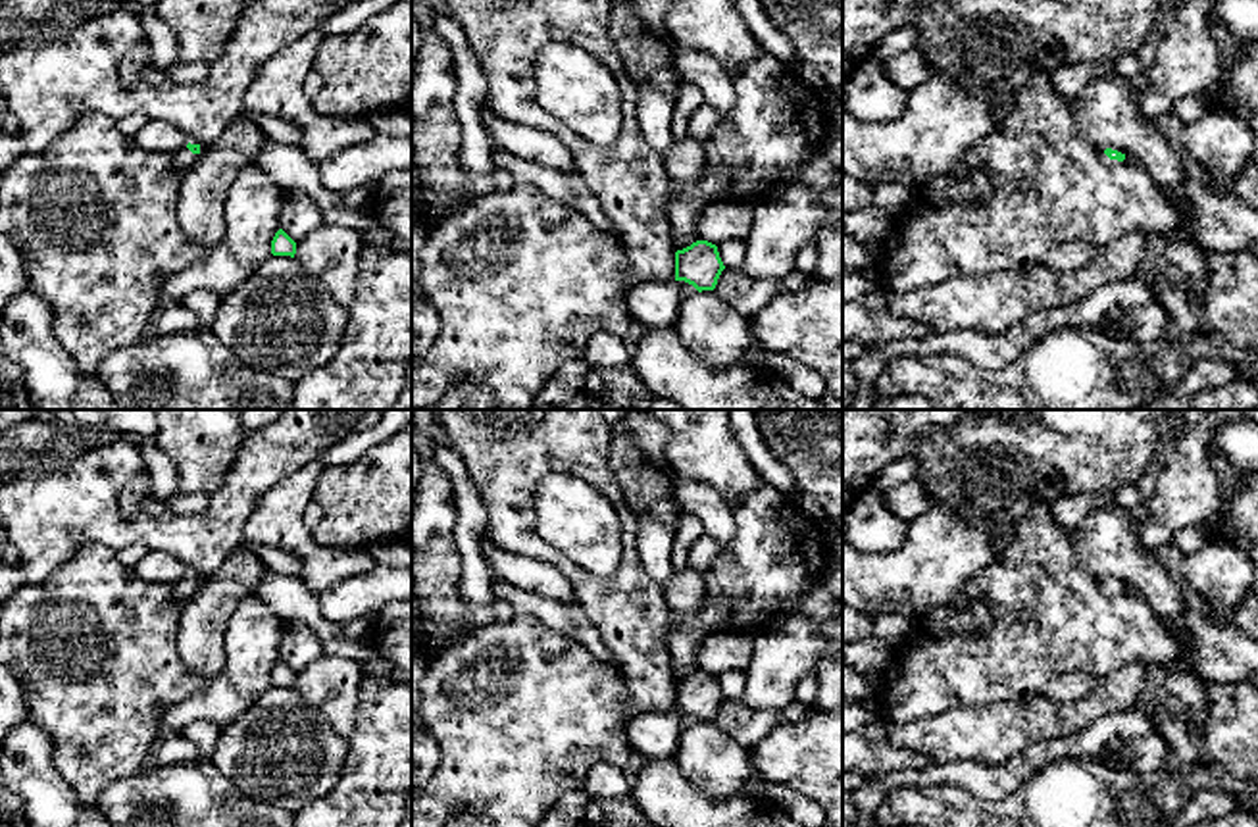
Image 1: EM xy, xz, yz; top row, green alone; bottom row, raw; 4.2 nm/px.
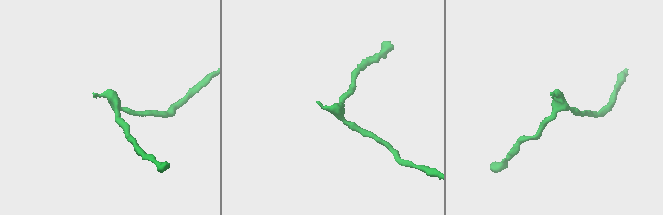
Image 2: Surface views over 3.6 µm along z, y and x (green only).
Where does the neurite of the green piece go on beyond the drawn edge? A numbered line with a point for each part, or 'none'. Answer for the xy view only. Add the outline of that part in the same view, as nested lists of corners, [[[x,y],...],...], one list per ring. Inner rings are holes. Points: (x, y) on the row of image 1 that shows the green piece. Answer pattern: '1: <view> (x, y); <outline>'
1: xy (183, 158); [[[183,146],[181,150],[177,150],[173,154],[173,167],[183,173],[194,162],[198,162],[198,158],[200,158],[200,154],[192,154],[187,146]]]

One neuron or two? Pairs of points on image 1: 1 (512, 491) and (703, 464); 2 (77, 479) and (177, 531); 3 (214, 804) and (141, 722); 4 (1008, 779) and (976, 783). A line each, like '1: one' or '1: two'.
1: two
2: one
3: two
4: one

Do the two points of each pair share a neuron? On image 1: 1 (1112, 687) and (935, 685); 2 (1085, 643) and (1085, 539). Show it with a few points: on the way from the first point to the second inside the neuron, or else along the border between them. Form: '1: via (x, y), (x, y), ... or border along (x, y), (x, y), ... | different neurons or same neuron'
1: border along (1041, 693), (1031, 699), (997, 702) | different neurons
2: border along (1072, 533), (1078, 560), (1101, 577) | different neurons

